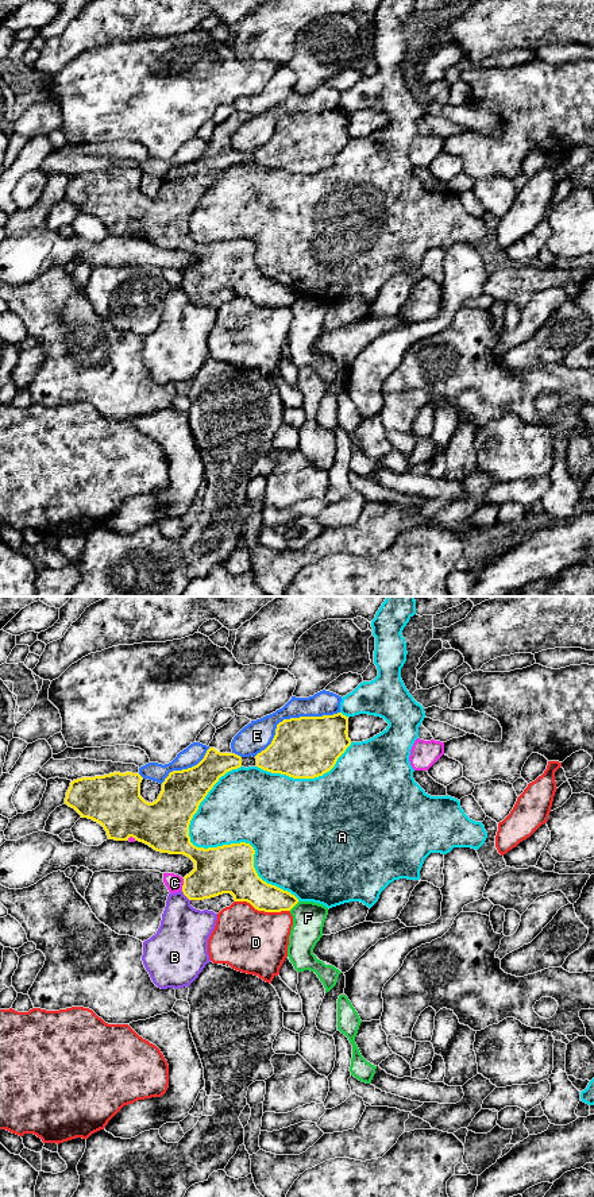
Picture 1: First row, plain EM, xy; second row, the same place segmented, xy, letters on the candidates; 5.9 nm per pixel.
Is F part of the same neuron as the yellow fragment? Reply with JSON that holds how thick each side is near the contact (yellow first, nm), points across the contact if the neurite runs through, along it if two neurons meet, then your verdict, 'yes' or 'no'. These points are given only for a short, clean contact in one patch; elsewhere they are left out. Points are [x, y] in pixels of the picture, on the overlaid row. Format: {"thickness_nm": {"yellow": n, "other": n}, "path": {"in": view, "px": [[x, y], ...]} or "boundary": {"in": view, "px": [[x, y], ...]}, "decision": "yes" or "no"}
{"thickness_nm": {"yellow": 170, "other": 190}, "boundary": {"in": "xy", "px": [[299, 902], [289, 910]]}, "decision": "no"}

